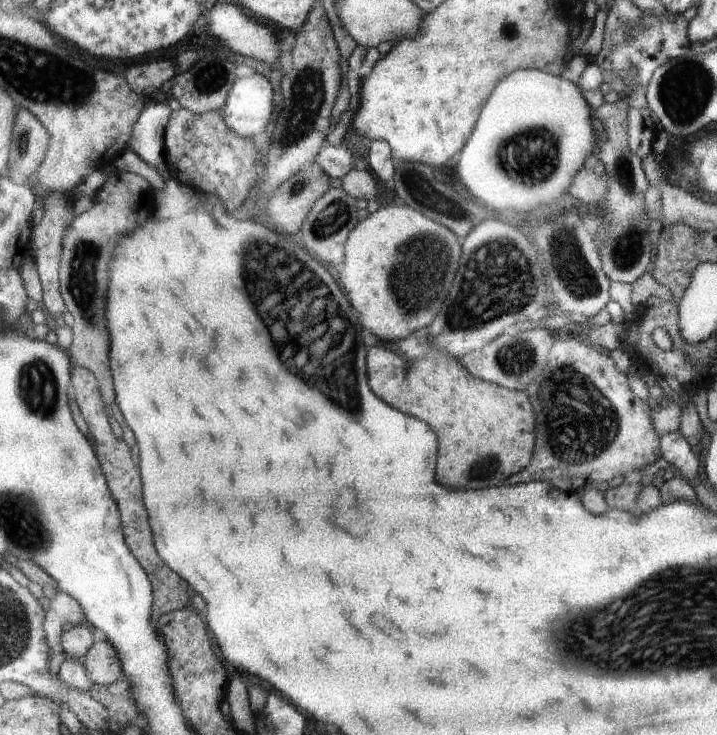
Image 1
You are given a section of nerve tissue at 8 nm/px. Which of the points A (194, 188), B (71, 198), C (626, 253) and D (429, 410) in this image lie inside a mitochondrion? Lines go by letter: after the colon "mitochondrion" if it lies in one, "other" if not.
A: other
B: other
C: mitochondrion
D: other

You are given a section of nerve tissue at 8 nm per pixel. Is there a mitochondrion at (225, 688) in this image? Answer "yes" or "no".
no

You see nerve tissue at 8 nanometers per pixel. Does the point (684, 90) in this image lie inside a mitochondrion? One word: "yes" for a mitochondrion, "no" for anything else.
yes

